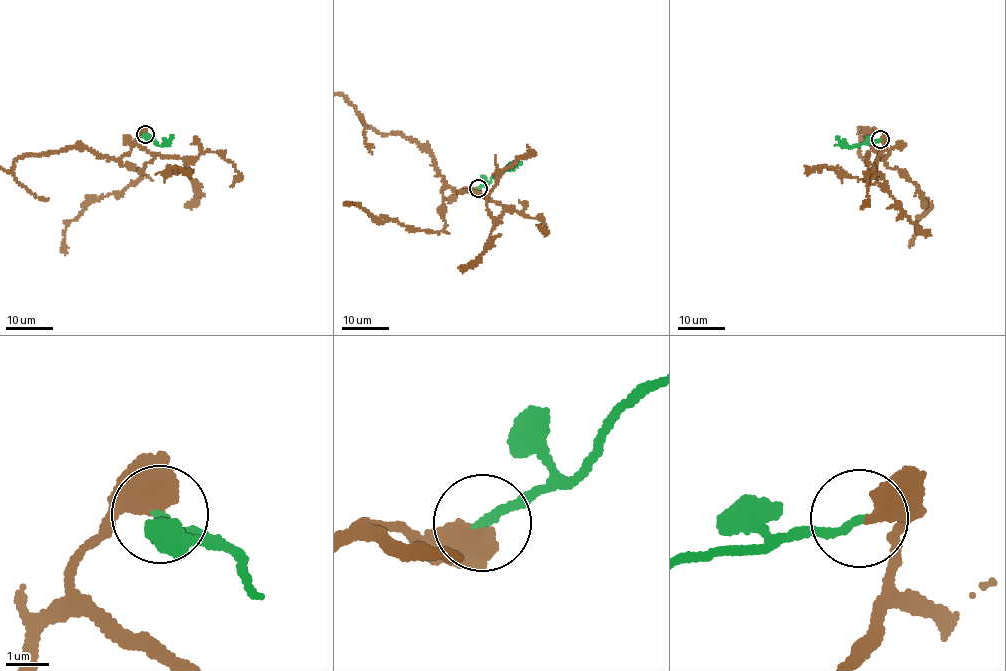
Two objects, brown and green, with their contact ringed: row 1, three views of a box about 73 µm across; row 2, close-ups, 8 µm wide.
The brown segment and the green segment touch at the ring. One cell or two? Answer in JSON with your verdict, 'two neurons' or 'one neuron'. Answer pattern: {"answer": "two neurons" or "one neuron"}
{"answer": "one neuron"}

